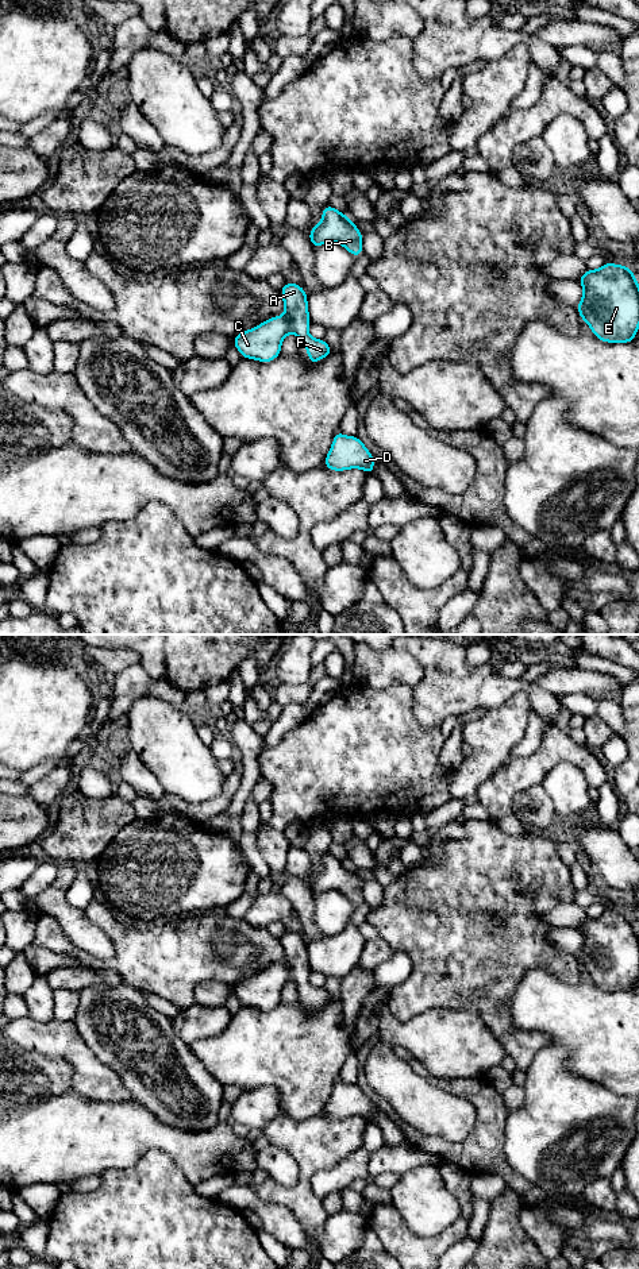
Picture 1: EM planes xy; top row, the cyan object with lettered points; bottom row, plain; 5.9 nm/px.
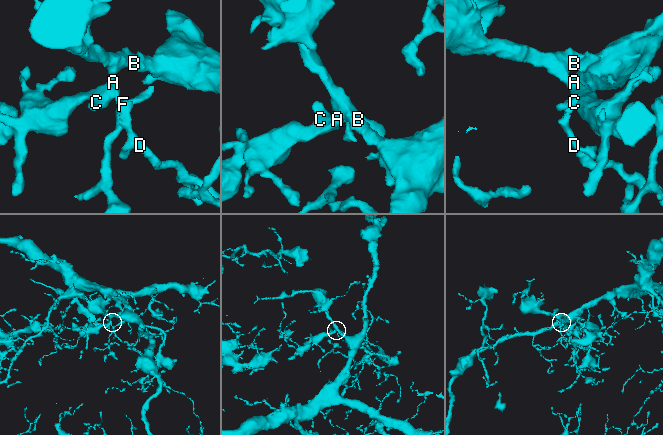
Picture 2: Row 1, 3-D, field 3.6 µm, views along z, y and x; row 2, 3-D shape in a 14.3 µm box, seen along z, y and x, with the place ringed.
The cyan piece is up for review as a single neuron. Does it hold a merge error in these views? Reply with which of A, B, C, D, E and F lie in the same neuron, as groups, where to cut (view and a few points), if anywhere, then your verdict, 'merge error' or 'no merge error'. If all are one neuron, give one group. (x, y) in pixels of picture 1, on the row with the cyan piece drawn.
A B C D E F; no cut; no merge error

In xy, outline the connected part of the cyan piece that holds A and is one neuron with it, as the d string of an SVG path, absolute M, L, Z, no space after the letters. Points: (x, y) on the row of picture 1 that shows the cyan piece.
M286 281L280 293L285 305L284 316L273 316L232 339L240 356L269 363L281 355L281 343L288 333L299 336L300 343L308 351L311 364L328 356L334 348L324 339L313 339L308 335L311 319L308 294L303 286Z

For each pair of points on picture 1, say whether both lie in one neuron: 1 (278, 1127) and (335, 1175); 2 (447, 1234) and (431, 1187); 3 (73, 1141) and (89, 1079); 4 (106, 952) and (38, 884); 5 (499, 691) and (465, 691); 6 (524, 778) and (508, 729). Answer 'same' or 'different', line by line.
1: different
2: different
3: different
4: different
5: same
6: different

